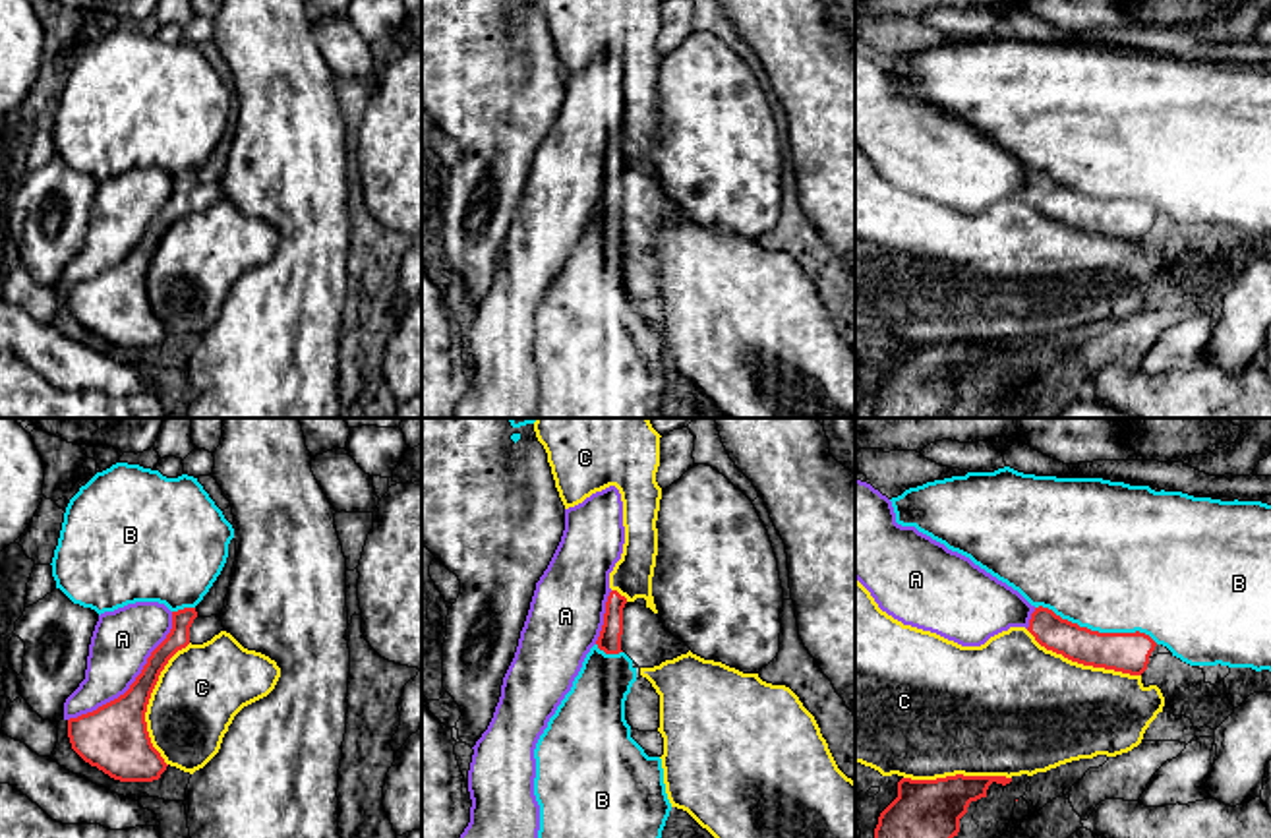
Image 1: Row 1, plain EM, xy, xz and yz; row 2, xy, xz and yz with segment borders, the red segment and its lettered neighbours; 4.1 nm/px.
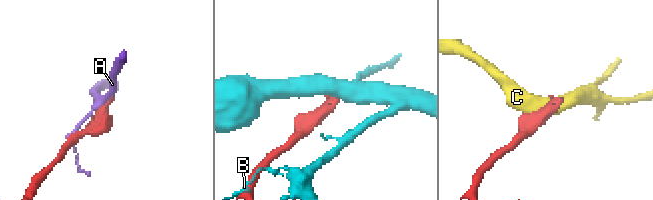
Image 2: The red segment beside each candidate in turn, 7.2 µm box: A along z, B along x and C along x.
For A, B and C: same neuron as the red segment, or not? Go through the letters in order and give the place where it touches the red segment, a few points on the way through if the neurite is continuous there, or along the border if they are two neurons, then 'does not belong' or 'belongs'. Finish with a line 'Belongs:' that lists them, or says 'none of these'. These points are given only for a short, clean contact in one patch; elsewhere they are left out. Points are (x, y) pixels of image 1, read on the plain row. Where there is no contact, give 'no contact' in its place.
A: xy (136, 246) | does not belong
B: yz (1097, 198) | does not belong
C: xy (147, 269) | does not belong
Belongs: none of these

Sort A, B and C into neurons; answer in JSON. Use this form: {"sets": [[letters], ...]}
{"sets": [["A"], ["B"], ["C"]]}

